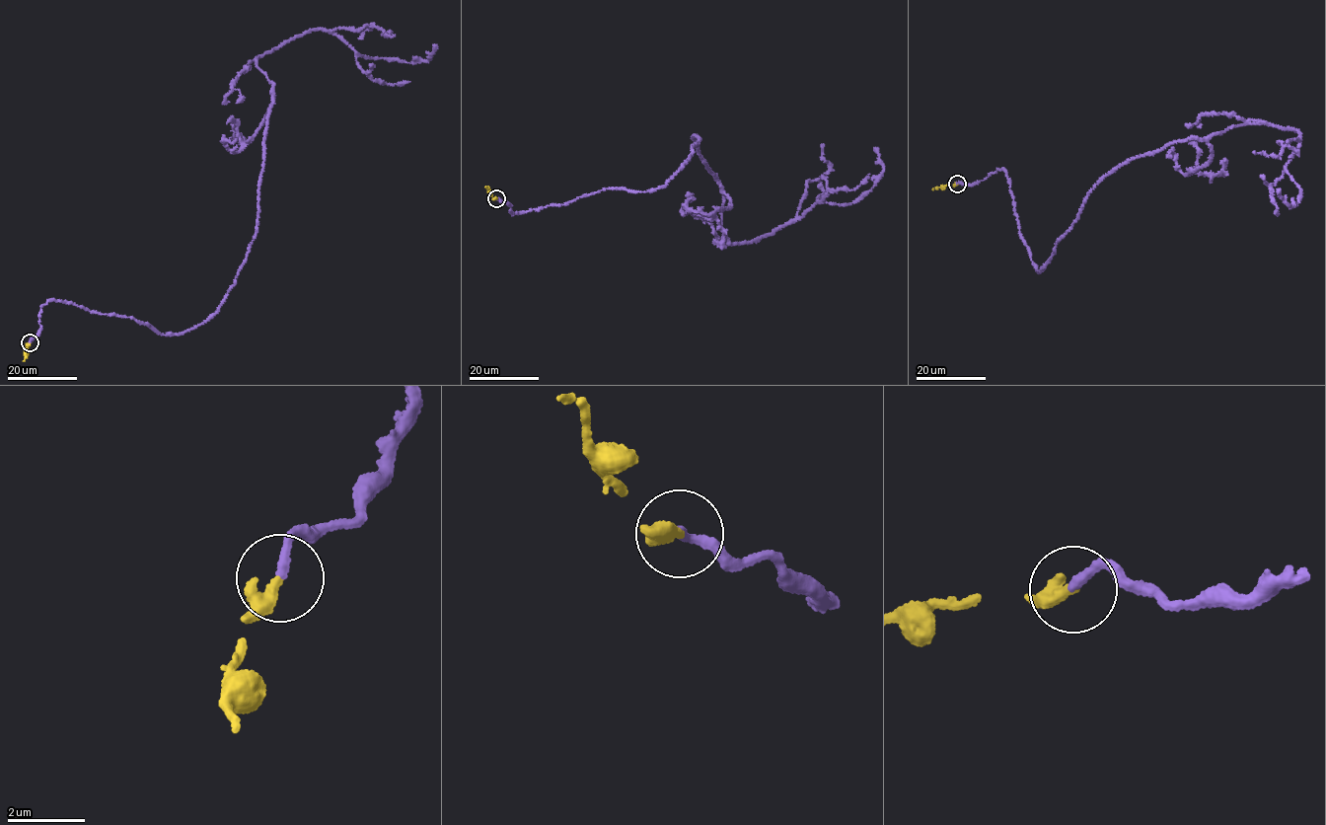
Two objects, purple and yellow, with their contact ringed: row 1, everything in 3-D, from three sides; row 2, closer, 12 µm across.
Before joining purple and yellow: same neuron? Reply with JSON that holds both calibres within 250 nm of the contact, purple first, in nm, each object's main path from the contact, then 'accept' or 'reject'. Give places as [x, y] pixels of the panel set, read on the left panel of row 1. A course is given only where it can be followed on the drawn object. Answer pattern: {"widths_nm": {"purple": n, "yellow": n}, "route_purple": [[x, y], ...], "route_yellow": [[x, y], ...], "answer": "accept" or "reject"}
{"widths_nm": {"purple": 240, "yellow": 320}, "route_purple": [[29, 343], [55, 300], [163, 335], [217, 311], [256, 233], [257, 56], [321, 29], [374, 58], [436, 44]], "route_yellow": [[29, 343], [24, 361]], "answer": "accept"}

